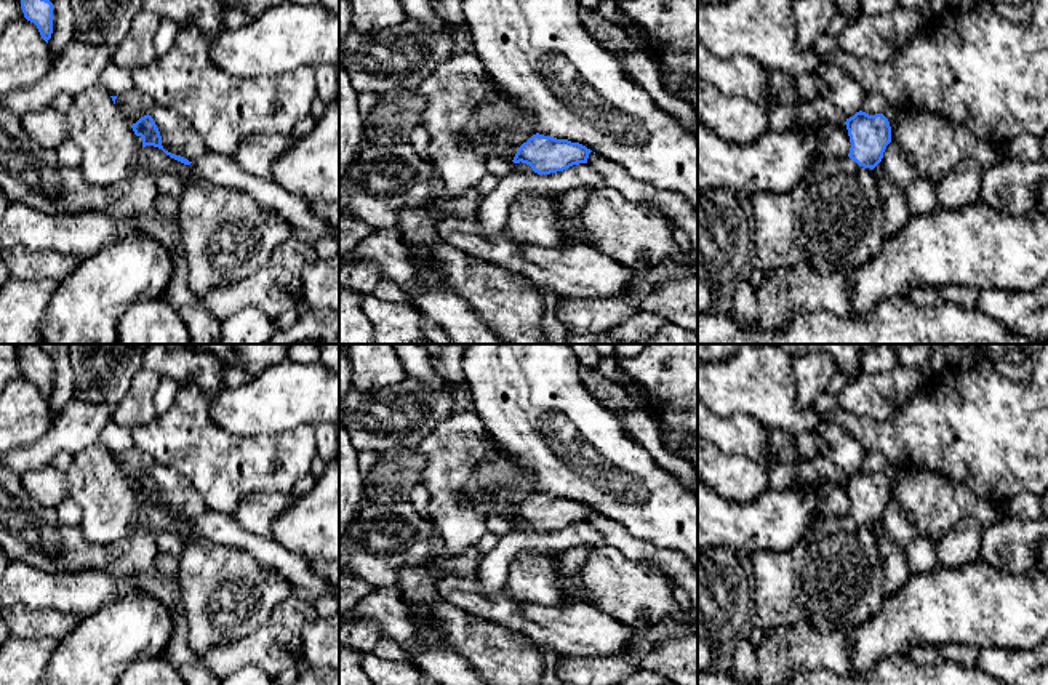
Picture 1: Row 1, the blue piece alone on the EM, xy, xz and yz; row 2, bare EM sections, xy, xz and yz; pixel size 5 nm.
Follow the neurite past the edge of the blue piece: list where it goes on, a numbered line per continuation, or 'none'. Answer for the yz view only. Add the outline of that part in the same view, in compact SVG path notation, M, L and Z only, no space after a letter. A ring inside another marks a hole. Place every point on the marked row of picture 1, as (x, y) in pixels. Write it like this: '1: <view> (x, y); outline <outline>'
none

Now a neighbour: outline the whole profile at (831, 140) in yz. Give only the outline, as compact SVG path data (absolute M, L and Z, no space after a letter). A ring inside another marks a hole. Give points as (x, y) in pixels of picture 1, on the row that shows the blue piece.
M797 122L790 130L803 133L818 147L819 157L848 157L850 154L850 136L846 125L813 125L808 122Z

